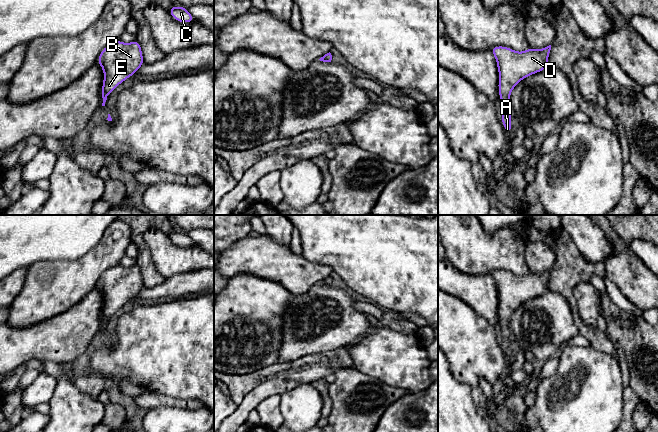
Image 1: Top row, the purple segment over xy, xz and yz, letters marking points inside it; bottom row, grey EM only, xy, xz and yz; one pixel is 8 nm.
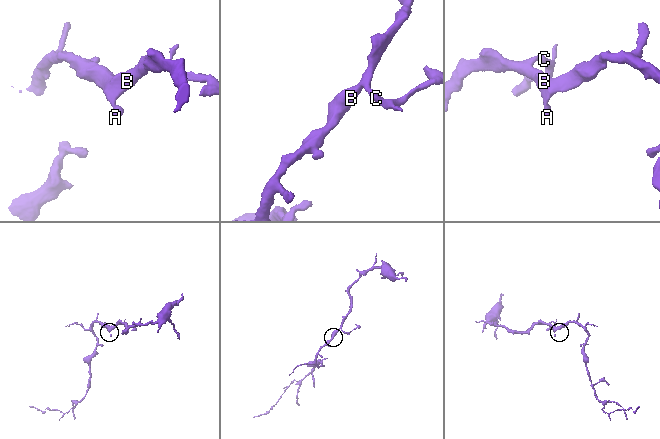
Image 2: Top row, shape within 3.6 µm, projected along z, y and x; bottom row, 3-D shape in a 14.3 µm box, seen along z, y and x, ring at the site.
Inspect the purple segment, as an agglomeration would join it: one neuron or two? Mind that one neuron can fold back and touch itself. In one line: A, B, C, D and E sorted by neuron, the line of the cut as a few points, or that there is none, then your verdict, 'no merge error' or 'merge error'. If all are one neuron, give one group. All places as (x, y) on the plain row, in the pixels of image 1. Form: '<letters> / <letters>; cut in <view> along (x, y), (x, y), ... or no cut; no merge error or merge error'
A B C D E; no cut; no merge error

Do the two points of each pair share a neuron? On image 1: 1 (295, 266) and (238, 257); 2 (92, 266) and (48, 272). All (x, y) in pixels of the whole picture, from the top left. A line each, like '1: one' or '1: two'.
1: one
2: one

